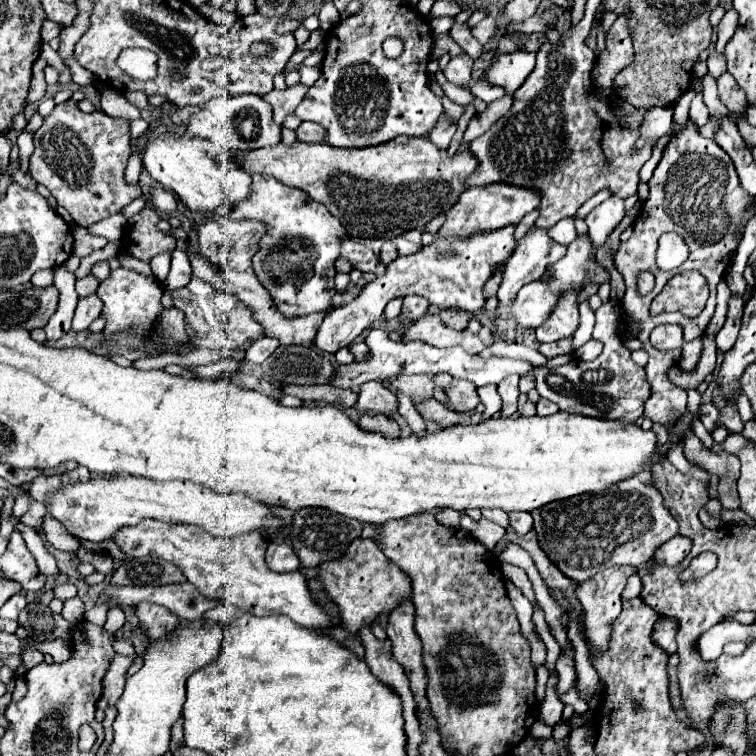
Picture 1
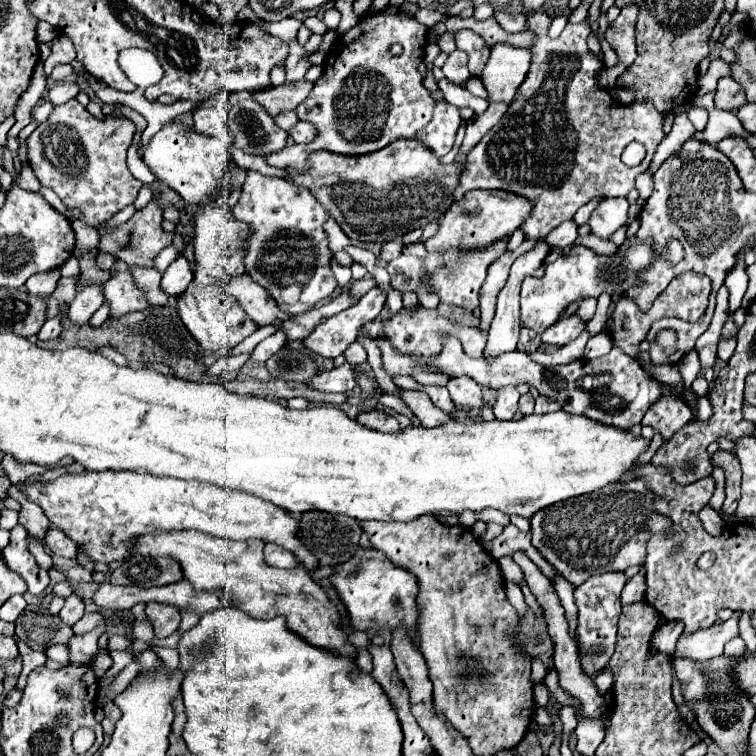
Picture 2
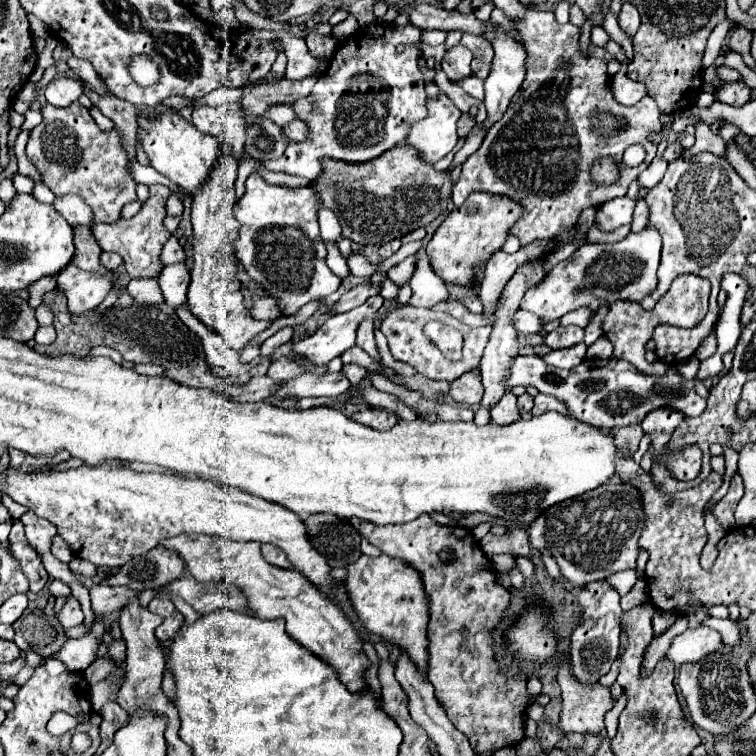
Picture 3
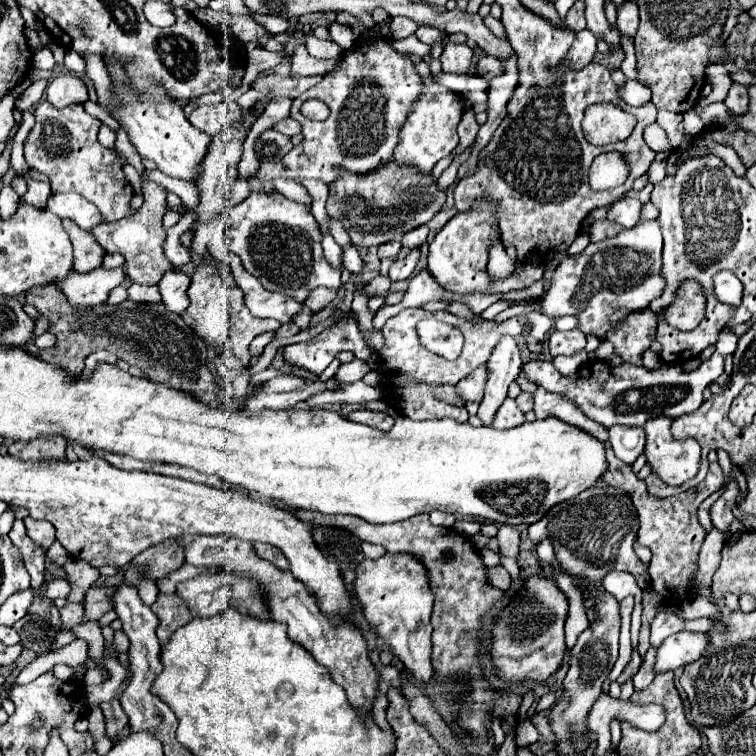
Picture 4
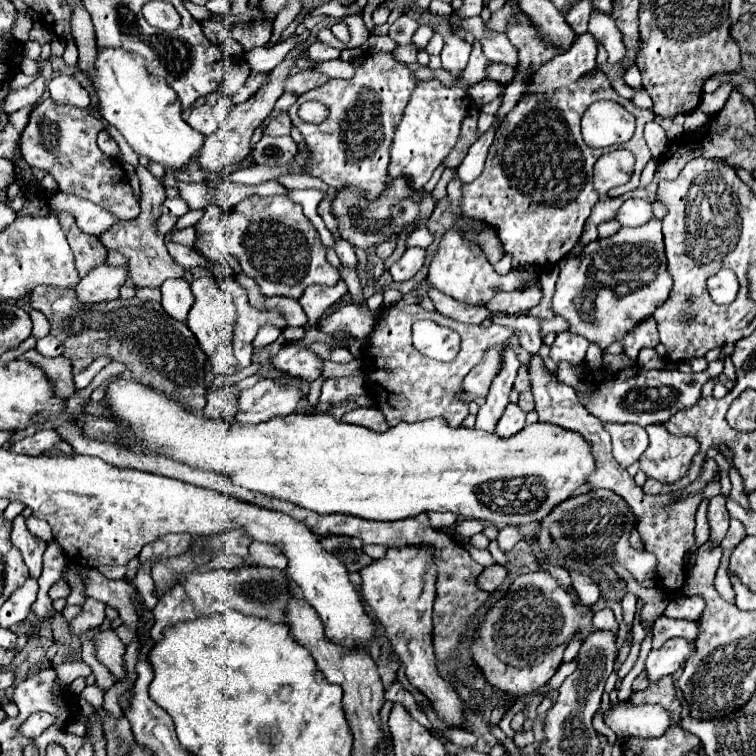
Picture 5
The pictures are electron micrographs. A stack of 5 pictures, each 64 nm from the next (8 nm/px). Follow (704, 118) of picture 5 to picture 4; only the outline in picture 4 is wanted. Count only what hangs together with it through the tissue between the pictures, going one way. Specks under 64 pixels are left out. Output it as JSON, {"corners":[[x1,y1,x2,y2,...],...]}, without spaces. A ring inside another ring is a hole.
{"corners":[[694,108,688,113,688,129,690,129,690,134,695,136,699,134,704,129,704,124,701,118,698,116,698,113]]}

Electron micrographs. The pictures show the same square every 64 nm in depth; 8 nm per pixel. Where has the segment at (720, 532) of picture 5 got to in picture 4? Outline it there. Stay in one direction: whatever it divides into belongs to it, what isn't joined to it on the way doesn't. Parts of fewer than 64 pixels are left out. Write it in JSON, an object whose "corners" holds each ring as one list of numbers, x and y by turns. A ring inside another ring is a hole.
{"corners":[[734,480,728,490,718,498,718,502,710,508,710,518,712,518,712,524,722,530,722,532,728,532,730,524,734,522,734,514,732,514,732,508,736,504,736,498,740,494,740,488,738,488,738,482]]}

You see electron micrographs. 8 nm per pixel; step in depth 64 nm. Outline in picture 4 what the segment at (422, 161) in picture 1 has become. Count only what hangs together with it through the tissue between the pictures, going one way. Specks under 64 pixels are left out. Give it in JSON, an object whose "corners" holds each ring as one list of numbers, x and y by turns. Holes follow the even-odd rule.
{"corners":[[390,158,366,174,340,170,338,178,328,184,330,196,326,210,334,220,340,220,354,246,380,246,390,240,400,240,406,232,432,220,446,204,446,192,438,188,432,174,422,174,408,164,396,164]]}

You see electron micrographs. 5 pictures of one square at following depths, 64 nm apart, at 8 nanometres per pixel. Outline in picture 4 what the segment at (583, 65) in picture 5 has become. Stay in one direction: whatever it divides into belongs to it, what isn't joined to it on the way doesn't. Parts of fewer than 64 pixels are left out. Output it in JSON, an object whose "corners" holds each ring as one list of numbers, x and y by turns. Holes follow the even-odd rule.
{"corners":[[584,28,576,34,572,52,568,52,568,62,572,64,572,68,580,68,580,64,592,60,594,52,596,52,596,38,592,32,588,32,588,28]]}

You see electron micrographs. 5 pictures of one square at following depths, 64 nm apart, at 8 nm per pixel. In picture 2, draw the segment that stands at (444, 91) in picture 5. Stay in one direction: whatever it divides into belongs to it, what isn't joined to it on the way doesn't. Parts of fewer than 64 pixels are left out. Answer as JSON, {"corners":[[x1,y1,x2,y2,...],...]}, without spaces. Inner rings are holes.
{"corners":[[438,104,434,118,430,120,430,124,418,132,418,140,424,142,428,148,432,148,438,156,444,156,450,152,452,144,454,144,454,136,456,130,460,126,460,116,454,112,454,106,446,106,446,104]]}

